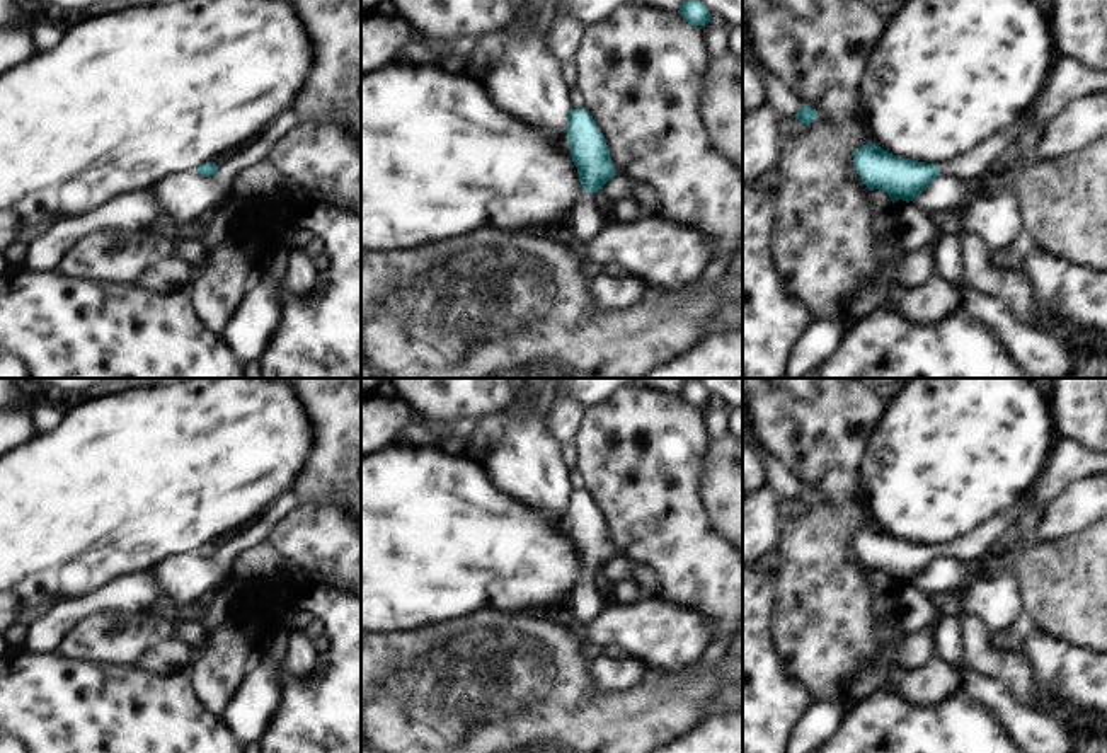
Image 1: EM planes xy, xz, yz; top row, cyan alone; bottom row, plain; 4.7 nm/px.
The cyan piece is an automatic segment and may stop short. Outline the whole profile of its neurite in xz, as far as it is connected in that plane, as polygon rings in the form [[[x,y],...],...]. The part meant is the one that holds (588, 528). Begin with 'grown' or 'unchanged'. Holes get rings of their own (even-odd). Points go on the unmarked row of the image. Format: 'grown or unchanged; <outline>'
grown; [[[586,489],[571,491],[565,511],[572,543],[577,549],[582,569],[567,608],[572,613],[576,627],[581,630],[603,612],[594,574],[617,557],[617,550],[611,543],[606,521]]]

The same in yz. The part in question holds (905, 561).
grown; [[[1061,440],[1051,448],[1047,467],[1029,494],[974,532],[935,547],[896,538],[867,523],[852,533],[853,549],[870,572],[887,574],[892,584],[899,581],[913,583],[940,555],[981,566],[991,547],[1007,538],[1032,506],[1046,508],[1071,484],[1098,474],[1107,474],[1107,453],[1095,453],[1075,440]]]

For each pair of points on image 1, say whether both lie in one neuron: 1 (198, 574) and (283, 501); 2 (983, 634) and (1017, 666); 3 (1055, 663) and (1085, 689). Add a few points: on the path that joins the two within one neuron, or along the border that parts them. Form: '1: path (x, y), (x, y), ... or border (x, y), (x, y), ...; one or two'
1: path (220, 561), (263, 523); one
2: path (983, 646), (1005, 666); one
3: path (1061, 665), (1078, 682); one

